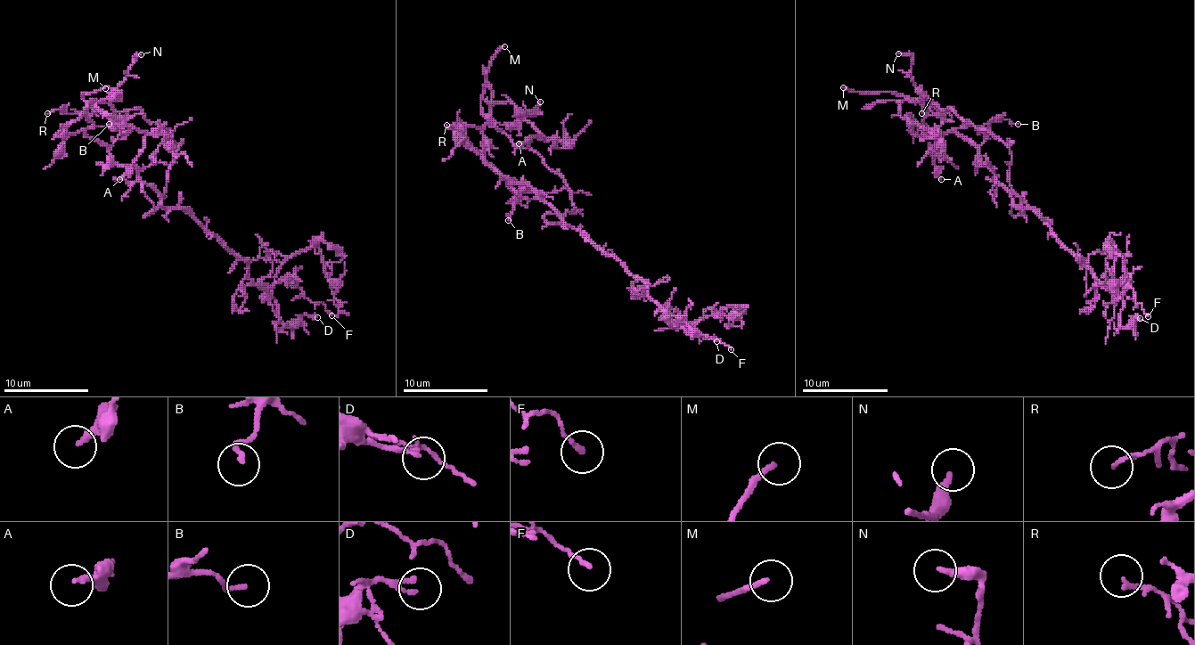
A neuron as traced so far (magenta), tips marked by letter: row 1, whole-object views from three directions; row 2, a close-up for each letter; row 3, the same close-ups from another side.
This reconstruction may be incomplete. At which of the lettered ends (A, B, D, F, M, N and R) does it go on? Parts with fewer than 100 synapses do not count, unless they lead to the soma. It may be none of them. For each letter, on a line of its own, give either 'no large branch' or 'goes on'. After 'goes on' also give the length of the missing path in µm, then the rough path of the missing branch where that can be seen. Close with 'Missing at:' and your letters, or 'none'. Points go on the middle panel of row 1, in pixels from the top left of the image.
A: no large branch
B: no large branch
D: no large branch
F: no large branch
M: goes on; missing 25 µm
N: no large branch
R: no large branch
Missing at: M

